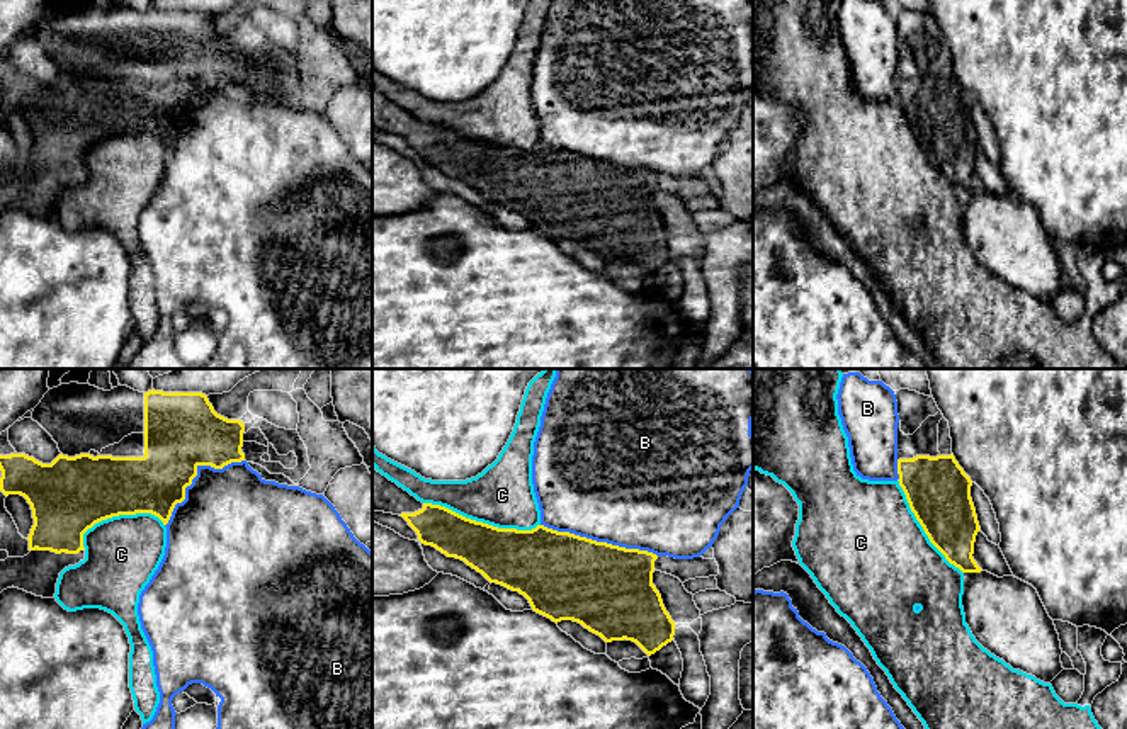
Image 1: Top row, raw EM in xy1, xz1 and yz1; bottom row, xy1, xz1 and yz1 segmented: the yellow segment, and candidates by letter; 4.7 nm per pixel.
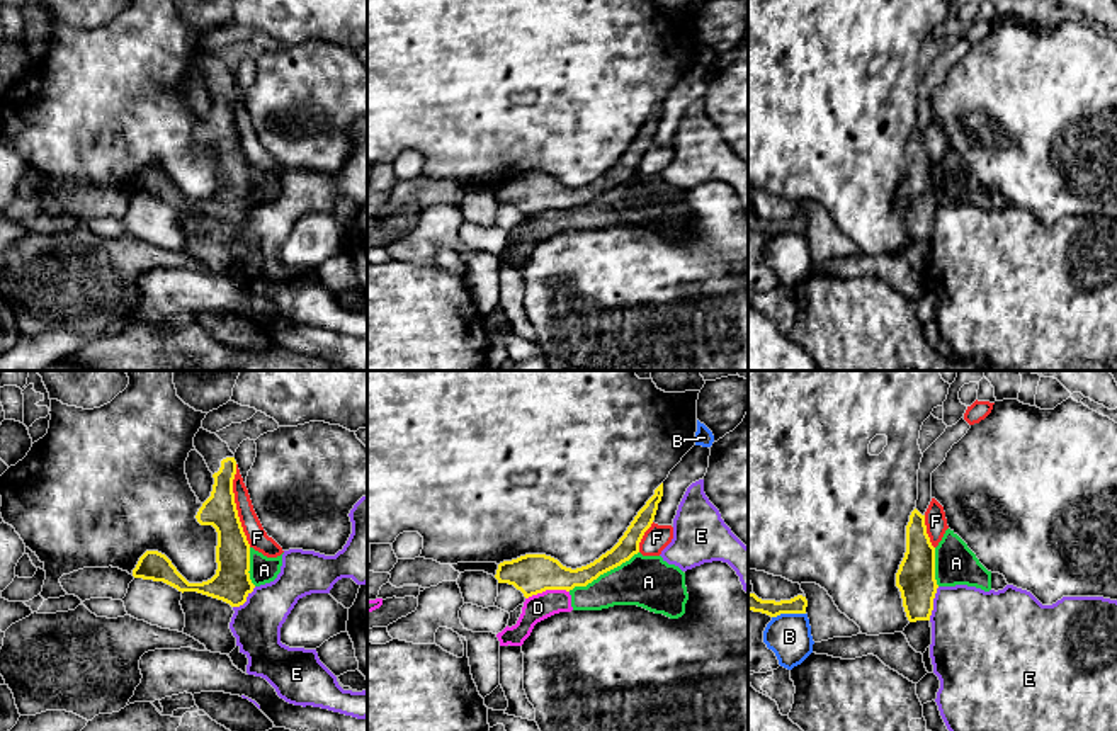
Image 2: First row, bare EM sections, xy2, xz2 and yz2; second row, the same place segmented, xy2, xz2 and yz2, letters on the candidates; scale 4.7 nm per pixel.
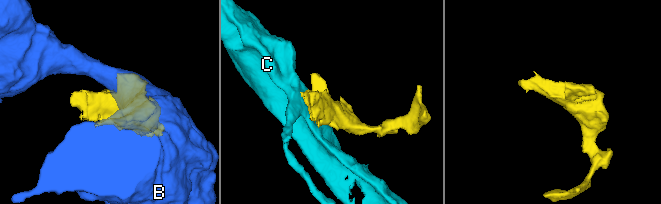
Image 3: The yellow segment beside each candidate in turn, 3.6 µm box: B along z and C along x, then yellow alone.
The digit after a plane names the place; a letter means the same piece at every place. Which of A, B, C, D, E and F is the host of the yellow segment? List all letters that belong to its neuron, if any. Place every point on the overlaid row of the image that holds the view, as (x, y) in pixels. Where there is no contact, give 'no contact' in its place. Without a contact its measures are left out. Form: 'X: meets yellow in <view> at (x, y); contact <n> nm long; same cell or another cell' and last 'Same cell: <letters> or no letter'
A: meets yellow in xz2 at (602, 573); contact 380 nm long; another cell
B: meets yellow in xz1 at (600, 542); contact 600 nm long; another cell
C: meets yellow in xz1 at (481, 522); contact 550 nm long; another cell
D: meets yellow in xz2 at (546, 589); contact 220 nm long; another cell
E: meets yellow in yz2 at (932, 604); contact 170 nm long; another cell
F: meets yellow in xy2 at (235, 505); contact 400 nm long; another cell
Same cell: no letter

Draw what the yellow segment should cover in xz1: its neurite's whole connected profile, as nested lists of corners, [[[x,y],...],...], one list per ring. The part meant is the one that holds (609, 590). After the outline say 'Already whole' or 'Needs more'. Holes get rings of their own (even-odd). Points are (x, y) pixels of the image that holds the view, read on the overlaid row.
[[[374,466],[372,511],[403,517],[422,544],[518,591],[534,612],[556,624],[578,622],[605,642],[632,641],[648,656],[673,641],[675,622],[653,585],[653,552],[544,525],[517,530],[476,522],[418,501]]]. Needs more

